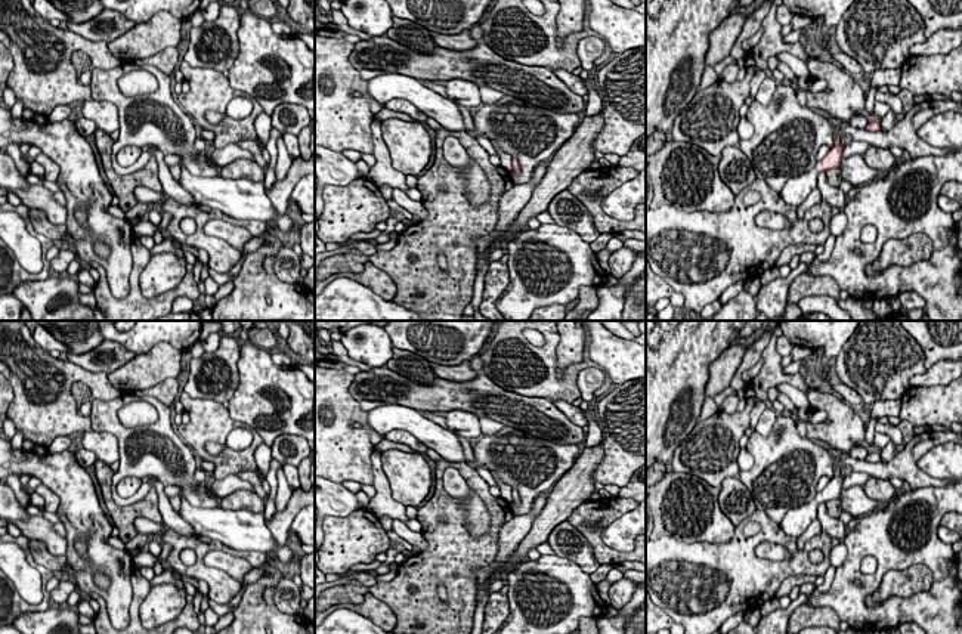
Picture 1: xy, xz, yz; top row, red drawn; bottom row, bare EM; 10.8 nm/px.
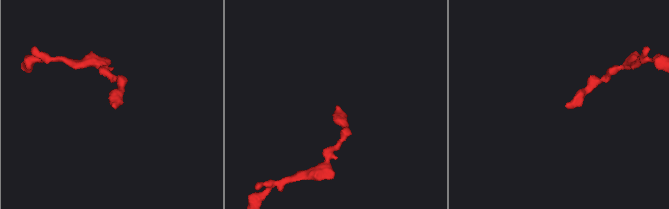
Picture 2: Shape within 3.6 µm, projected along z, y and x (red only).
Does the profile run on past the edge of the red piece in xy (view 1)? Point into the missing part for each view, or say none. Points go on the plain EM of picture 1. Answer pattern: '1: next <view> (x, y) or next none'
1: next none

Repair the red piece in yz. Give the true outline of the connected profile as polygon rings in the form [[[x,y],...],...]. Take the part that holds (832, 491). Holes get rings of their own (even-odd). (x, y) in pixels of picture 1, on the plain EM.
[[[836,473],[816,498],[805,505],[788,510],[780,522],[780,529],[794,538],[799,538],[807,528],[817,519],[817,505],[830,500],[838,500],[842,491],[844,476]]]

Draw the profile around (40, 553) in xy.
[[[30,539],[28,547],[37,565],[47,567],[52,572],[64,573],[66,562],[62,557],[52,556],[43,541]]]

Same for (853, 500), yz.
[[[860,485],[842,489],[839,500],[842,511],[850,513],[853,517],[863,517],[864,514],[870,514],[872,511],[878,510],[879,504],[878,501],[870,500]]]

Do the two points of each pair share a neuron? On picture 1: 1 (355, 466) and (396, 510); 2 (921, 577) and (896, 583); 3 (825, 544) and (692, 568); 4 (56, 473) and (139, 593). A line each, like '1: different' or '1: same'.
1: different
2: same
3: same
4: different

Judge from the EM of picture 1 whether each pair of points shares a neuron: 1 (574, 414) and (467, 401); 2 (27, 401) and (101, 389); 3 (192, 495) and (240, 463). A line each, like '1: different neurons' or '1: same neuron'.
1: different neurons
2: same neuron
3: different neurons

